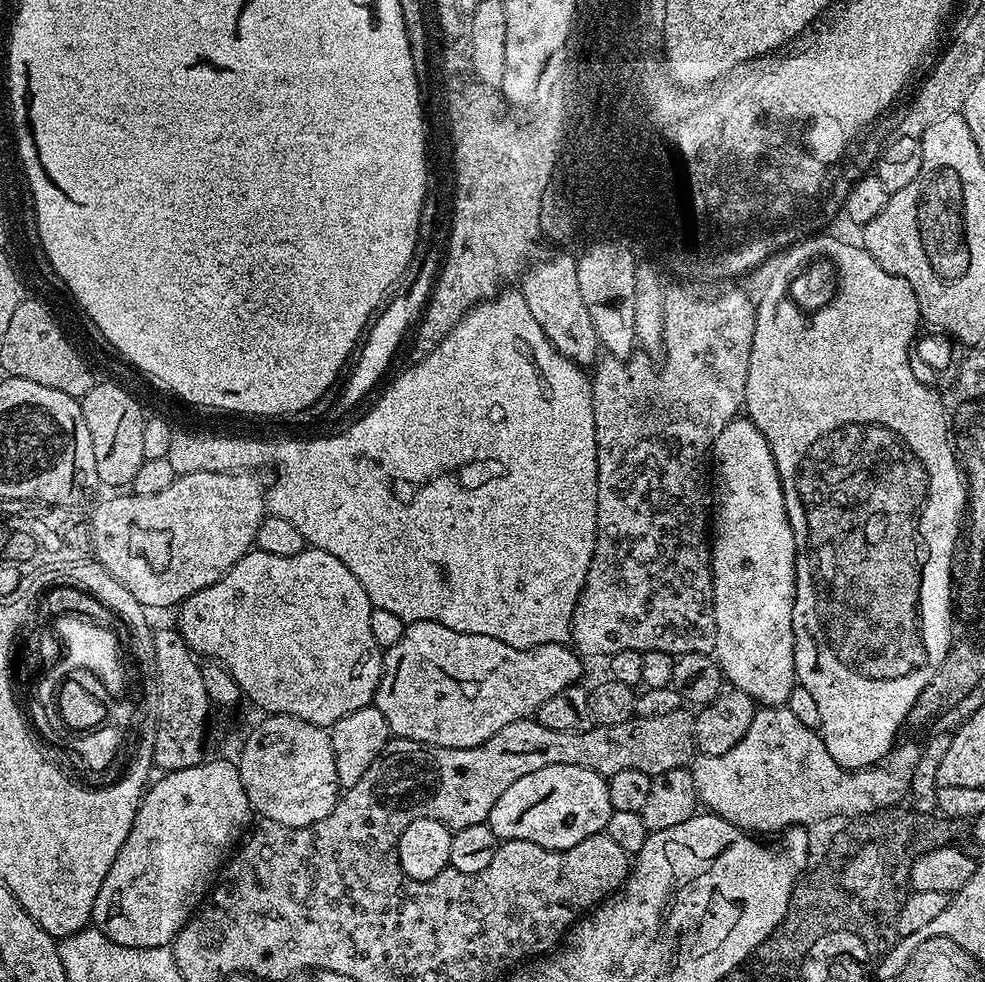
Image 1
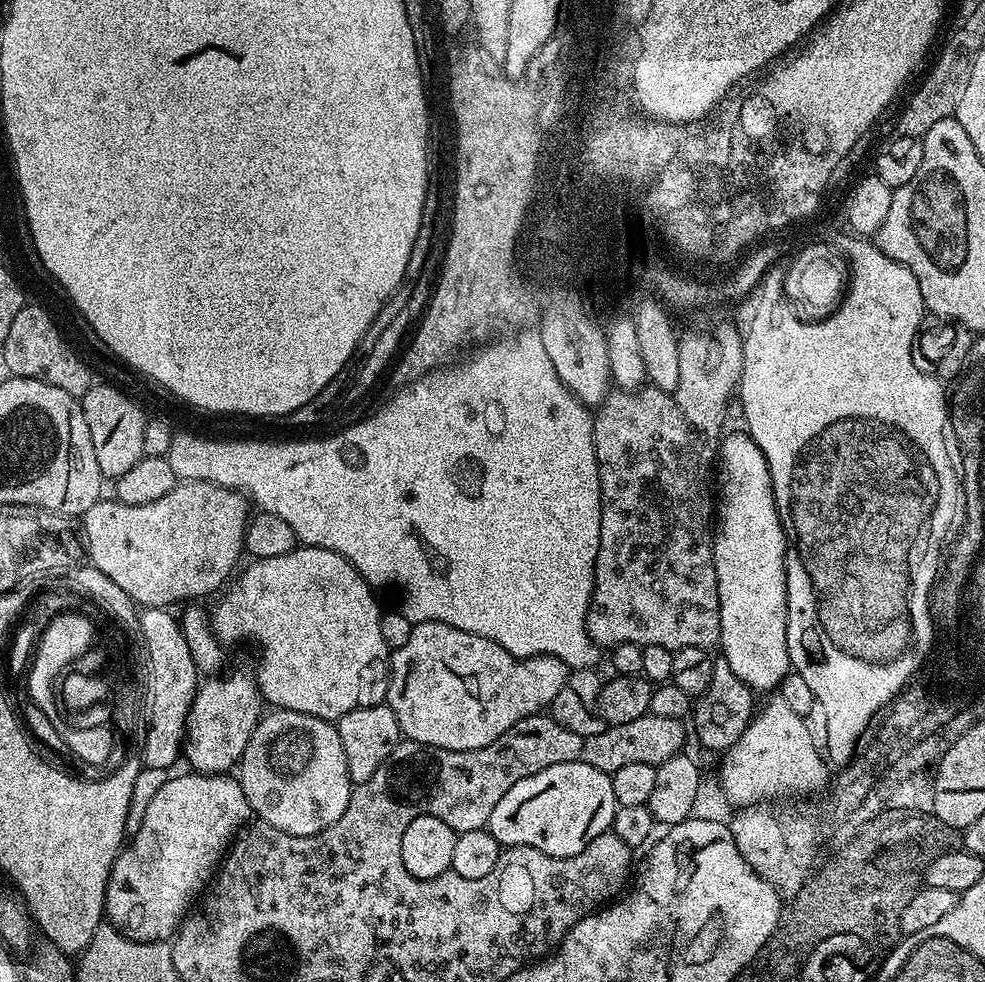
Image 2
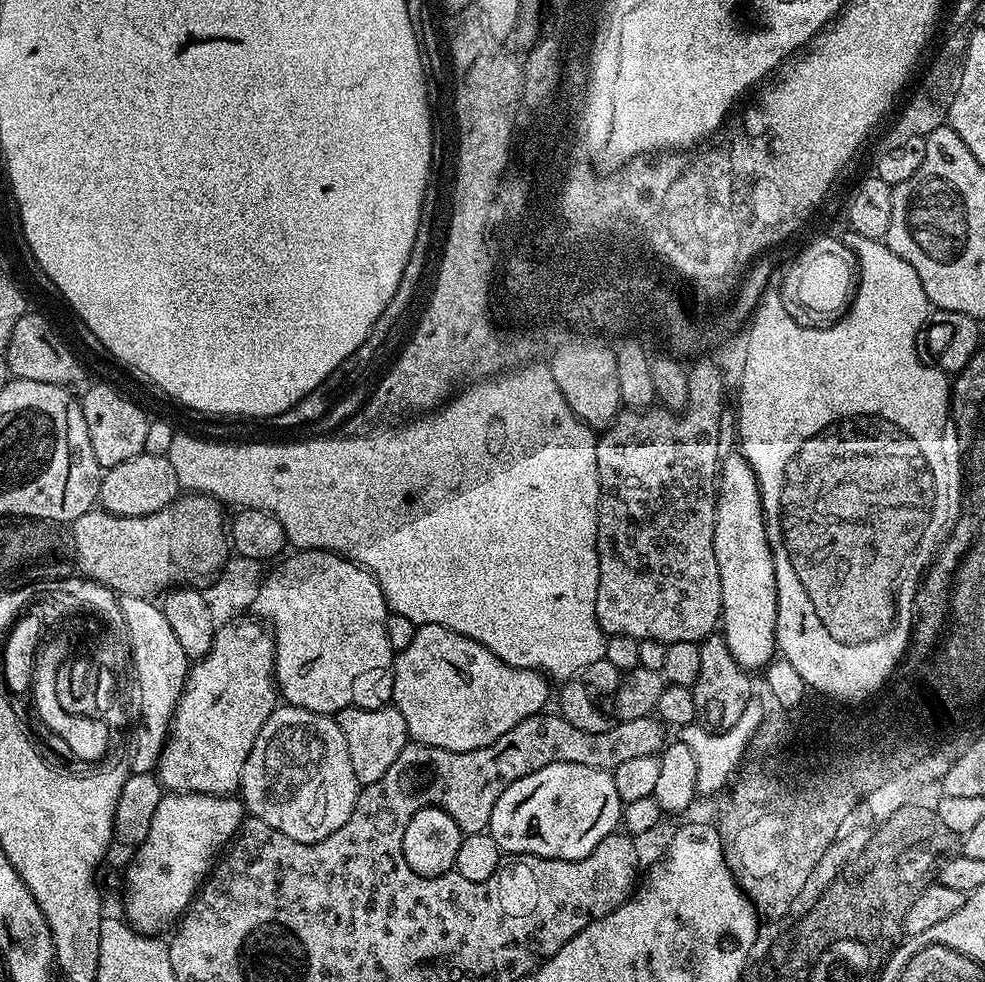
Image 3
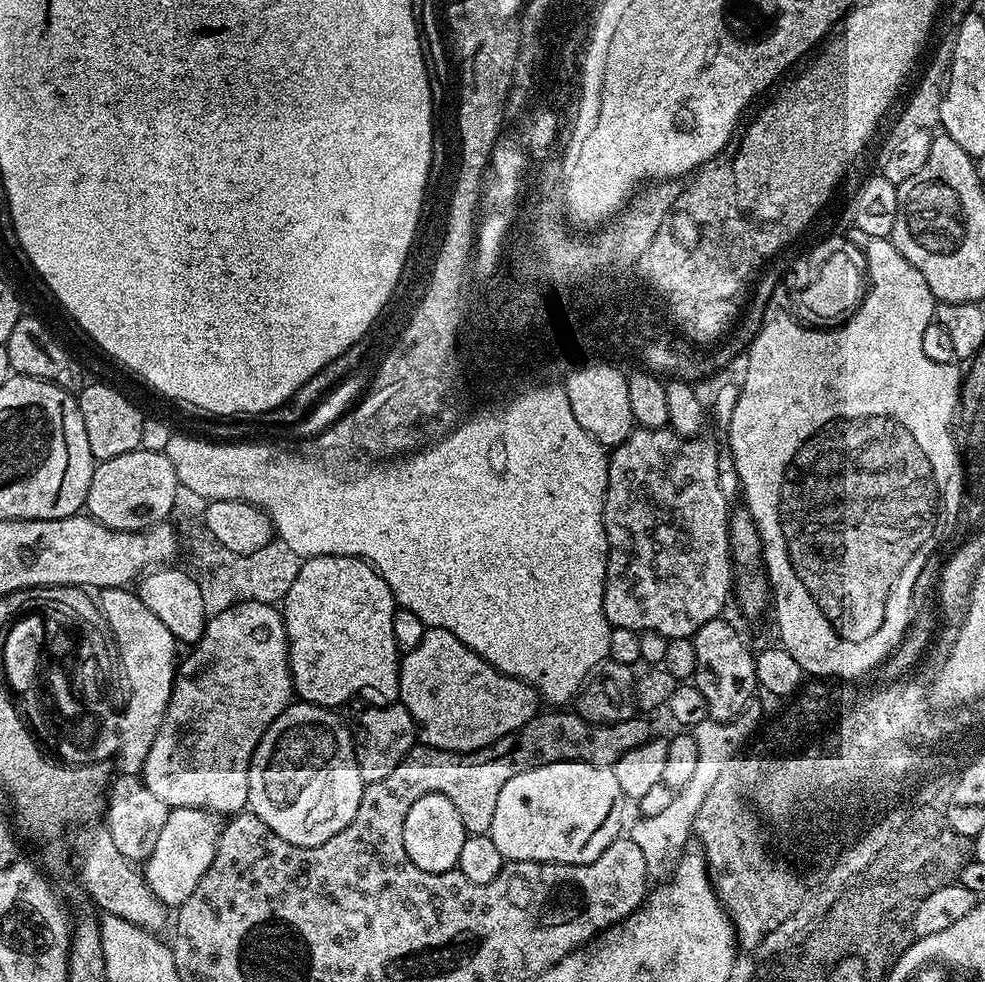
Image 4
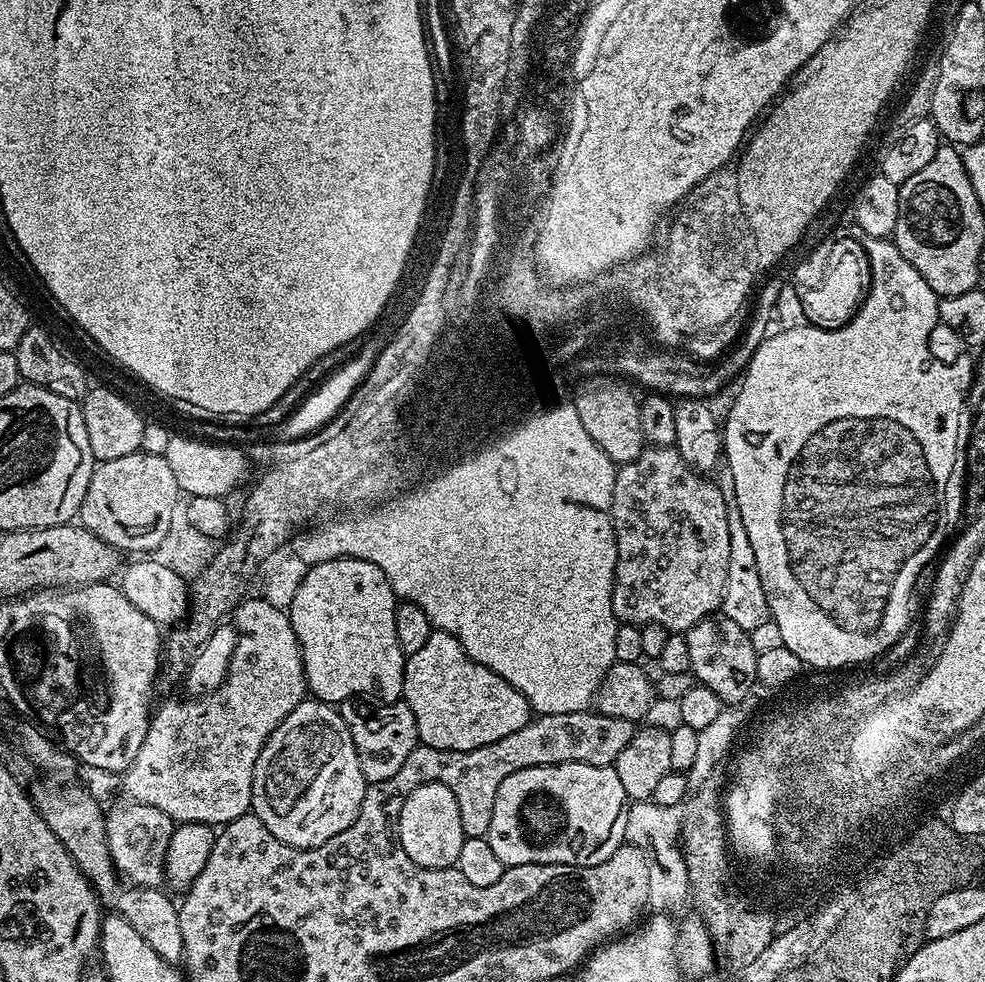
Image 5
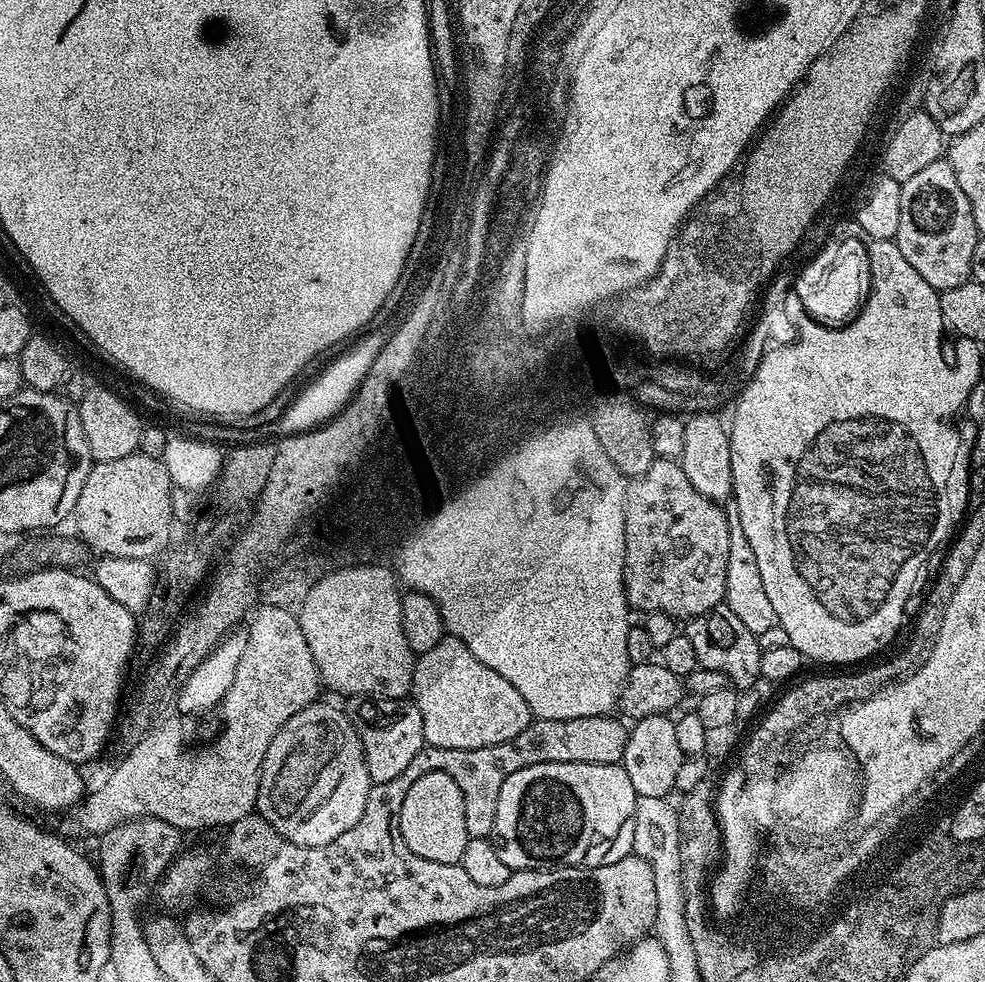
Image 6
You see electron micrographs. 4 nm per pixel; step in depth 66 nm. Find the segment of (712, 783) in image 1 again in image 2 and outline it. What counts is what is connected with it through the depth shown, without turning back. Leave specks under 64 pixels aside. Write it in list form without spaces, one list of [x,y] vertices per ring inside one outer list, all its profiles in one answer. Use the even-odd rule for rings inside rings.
[[[779,694],[771,699],[761,712],[759,709],[753,715],[742,738],[738,738],[721,759],[724,761],[720,764],[720,792],[730,803],[736,804],[737,809],[775,801],[779,792],[784,796],[795,792],[801,798],[829,780],[828,766],[820,765],[816,752],[810,747],[814,732],[808,729],[809,721],[794,714]]]

